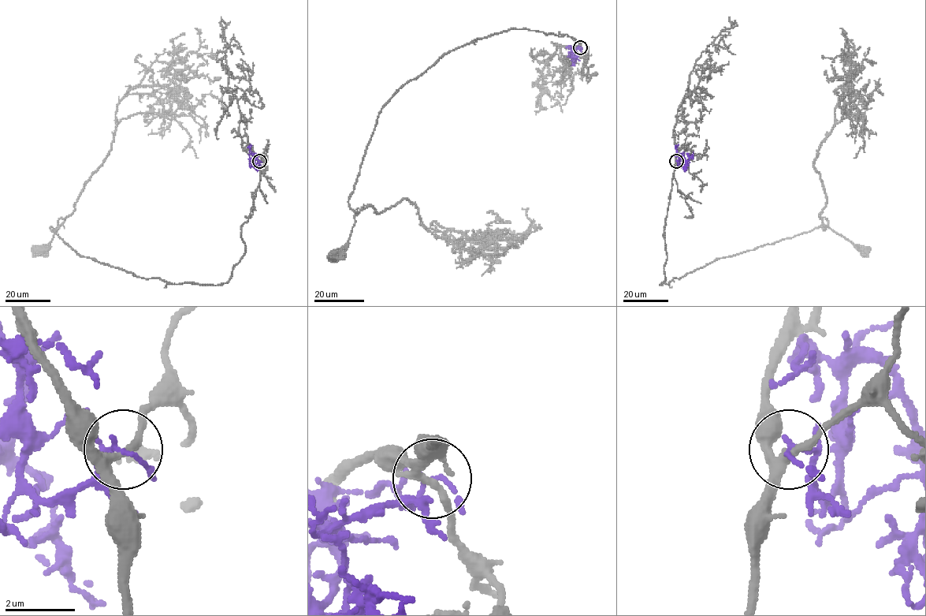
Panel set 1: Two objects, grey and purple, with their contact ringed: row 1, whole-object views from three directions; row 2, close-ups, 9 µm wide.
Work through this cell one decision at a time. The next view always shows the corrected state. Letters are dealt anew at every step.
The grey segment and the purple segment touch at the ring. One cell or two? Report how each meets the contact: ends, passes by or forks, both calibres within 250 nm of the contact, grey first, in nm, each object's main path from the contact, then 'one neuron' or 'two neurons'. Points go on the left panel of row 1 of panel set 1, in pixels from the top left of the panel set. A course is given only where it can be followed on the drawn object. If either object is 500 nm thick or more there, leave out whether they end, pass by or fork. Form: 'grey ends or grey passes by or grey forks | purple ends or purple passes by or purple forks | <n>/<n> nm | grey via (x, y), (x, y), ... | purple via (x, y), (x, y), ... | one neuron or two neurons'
grey forks | purple forks | 220/100 nm | grey via (260, 161), (241, 228), (245, 252), (226, 282), (169, 284), (83, 257), (50, 229), (66, 217), (36, 251) | purple via (260, 161), (255, 163), (253, 162), (250, 144) | two neurons

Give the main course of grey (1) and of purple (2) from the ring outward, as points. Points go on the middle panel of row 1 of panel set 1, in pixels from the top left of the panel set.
1: (580, 46), (559, 33), (503, 31), (406, 82), (381, 109), (348, 200), (355, 212), (366, 206), (332, 255)
2: (580, 46), (572, 50), (569, 46), (569, 50)

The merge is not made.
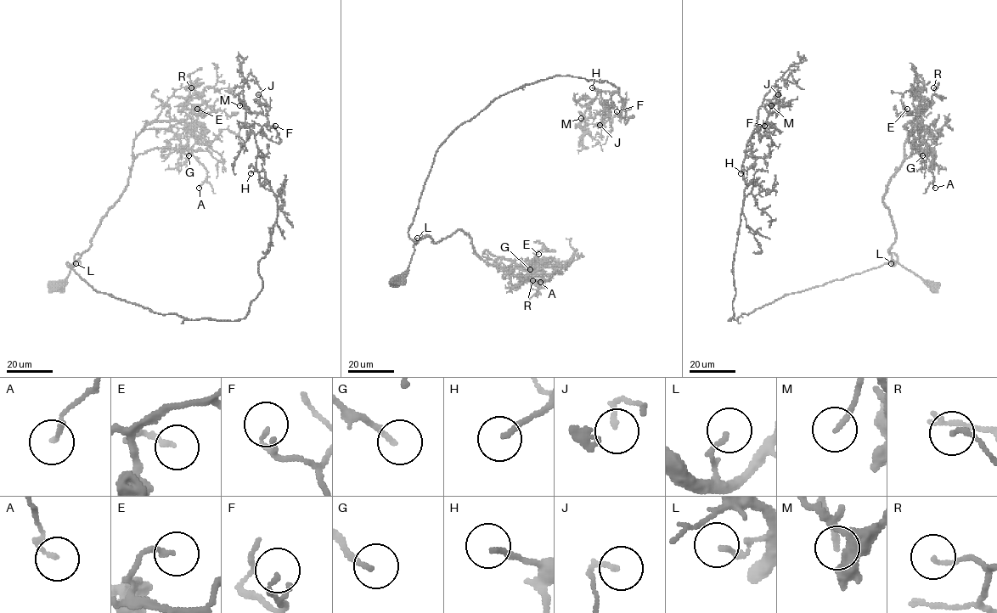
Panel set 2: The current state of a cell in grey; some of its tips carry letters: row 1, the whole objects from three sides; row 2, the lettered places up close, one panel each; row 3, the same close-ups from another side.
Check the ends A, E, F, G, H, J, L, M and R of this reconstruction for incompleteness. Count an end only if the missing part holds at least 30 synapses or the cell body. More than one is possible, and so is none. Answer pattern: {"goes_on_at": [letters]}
{"goes_on_at": ["G", "H"]}

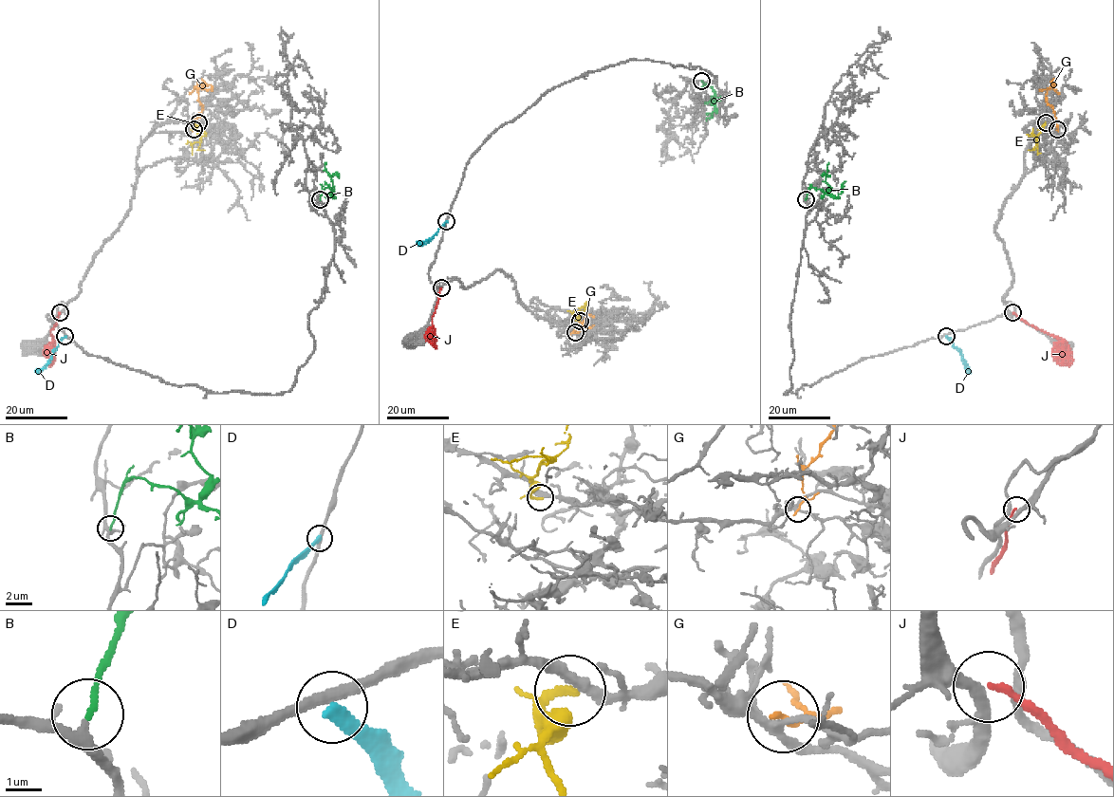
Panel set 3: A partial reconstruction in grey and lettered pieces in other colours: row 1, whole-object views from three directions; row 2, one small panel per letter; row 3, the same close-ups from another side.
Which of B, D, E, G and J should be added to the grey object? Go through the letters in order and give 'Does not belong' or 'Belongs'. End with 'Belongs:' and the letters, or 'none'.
B: Belongs
D: Does not belong
E: Does not belong
G: Does not belong
J: Does not belong
Belongs: B

